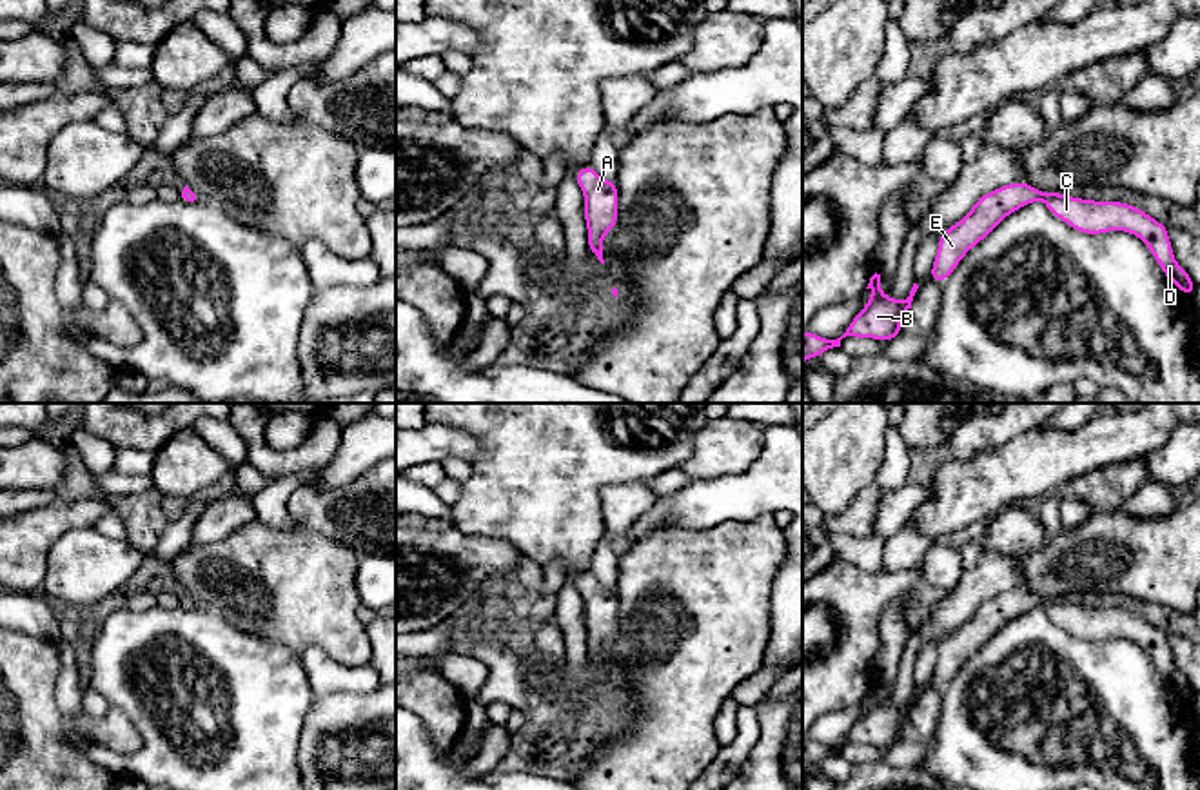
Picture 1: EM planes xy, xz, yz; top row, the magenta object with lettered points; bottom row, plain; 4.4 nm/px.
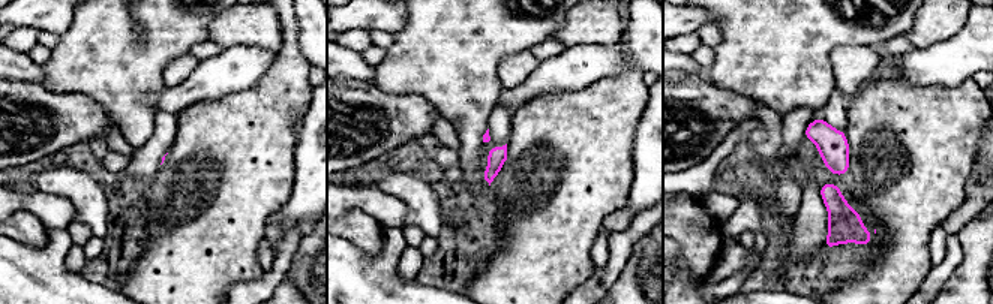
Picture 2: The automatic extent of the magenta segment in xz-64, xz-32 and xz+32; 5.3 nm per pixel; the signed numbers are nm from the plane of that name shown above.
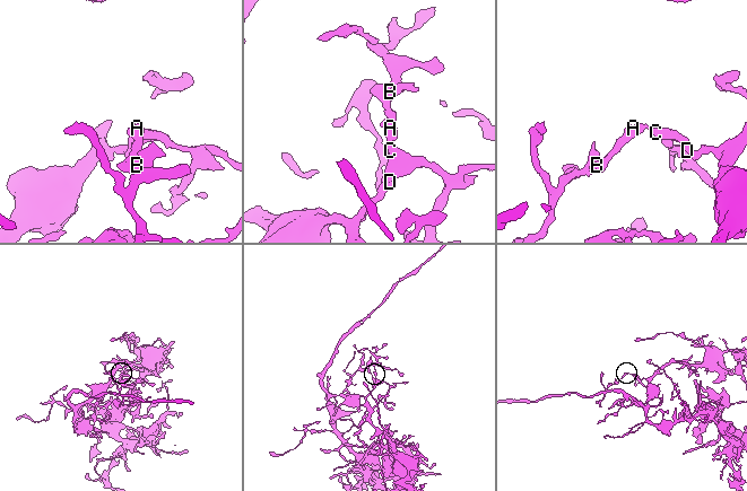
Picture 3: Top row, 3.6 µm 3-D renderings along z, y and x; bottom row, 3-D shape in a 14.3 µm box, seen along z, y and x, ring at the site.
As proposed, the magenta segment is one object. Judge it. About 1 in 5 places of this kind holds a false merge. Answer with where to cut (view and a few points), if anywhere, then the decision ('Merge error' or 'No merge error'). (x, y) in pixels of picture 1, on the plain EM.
No split. No merge error

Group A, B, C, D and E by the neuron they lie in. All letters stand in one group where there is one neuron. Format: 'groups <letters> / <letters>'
groups A B C D E

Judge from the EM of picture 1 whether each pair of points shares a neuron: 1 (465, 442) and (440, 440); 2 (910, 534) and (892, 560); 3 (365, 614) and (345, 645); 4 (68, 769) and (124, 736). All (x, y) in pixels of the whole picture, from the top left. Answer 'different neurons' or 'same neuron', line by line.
1: same neuron
2: same neuron
3: different neurons
4: same neuron

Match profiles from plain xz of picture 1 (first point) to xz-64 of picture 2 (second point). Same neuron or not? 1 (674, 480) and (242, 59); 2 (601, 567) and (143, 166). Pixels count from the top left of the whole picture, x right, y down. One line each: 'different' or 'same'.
1: different
2: same

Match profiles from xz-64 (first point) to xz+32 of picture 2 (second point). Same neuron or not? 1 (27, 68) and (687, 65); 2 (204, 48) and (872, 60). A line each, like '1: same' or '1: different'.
1: same
2: different

